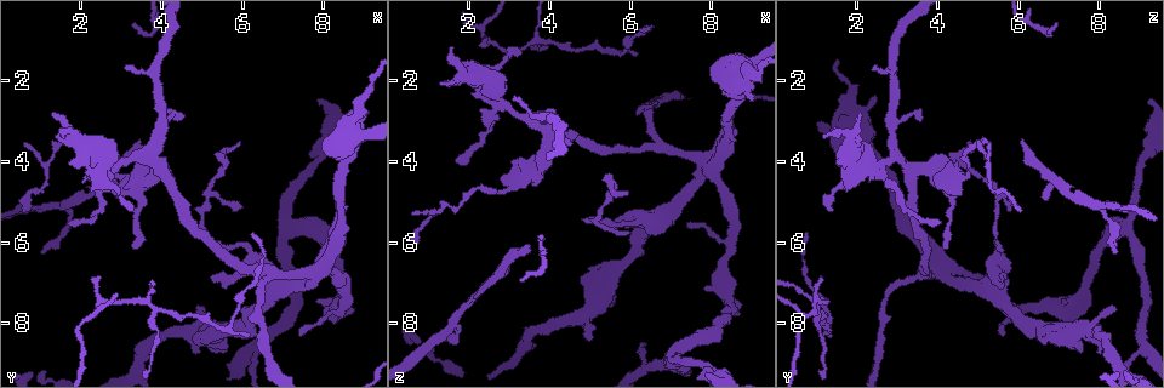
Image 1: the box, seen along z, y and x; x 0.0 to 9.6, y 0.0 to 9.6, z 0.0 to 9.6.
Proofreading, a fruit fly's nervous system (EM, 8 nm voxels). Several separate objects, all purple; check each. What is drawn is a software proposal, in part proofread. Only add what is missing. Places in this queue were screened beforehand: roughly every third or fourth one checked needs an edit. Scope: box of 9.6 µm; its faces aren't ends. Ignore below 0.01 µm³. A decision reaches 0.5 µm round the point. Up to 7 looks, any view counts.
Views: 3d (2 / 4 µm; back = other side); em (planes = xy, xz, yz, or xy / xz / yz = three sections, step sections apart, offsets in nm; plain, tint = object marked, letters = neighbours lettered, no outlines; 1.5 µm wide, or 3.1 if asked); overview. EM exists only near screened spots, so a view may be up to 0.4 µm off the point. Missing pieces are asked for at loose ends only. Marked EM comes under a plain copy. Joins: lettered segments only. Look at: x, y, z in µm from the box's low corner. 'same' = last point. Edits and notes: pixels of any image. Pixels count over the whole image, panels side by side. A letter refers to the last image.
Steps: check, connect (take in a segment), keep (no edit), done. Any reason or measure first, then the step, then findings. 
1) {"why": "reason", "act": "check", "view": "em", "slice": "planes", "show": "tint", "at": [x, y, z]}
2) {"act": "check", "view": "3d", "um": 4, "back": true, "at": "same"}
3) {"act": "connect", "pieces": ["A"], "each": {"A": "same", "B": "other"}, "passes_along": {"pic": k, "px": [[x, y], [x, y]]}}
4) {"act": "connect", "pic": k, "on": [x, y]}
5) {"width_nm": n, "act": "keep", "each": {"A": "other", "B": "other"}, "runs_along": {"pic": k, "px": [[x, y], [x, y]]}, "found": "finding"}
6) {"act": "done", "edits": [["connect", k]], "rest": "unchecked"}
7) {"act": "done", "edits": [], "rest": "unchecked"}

{"why": "thin end", "act": "check", "view": "em", "slice": "xz", "step": 4, "show": "letters", "at": [1.10, 6.25, 8.40]}

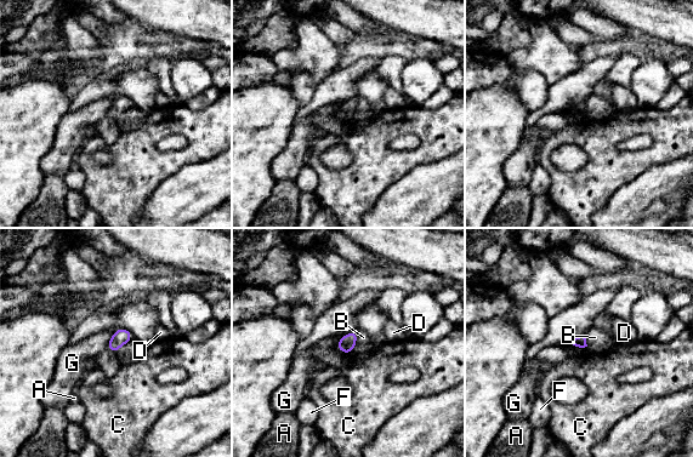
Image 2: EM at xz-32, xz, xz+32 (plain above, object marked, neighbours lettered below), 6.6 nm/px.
{"why": "another direction", "act": "check", "view": "em", "slice": "planes", "show": "letters", "at": "same"}

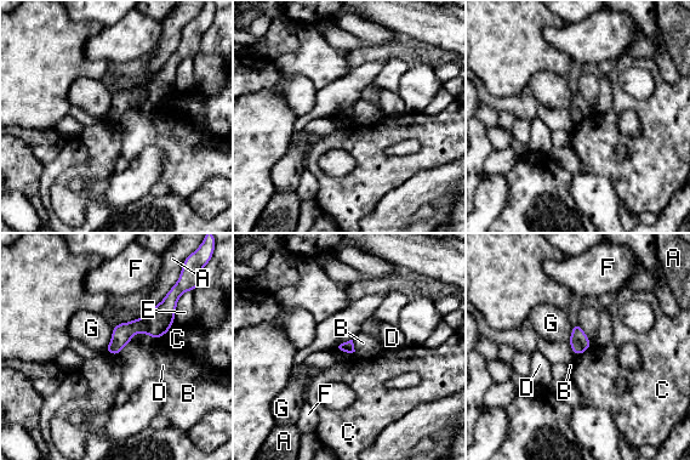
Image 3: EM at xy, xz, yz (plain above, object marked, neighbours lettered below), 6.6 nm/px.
{"longest_contact_nm": ["A", 200], "act": "keep", "each": {"A": "other", "B": "other", "C": "other", "D": "other", "E": "other", "F": "other", "G": "other"}, "border": {"pic": 3, "px": [[174, 322], [155, 340]]}, "found": "no lettered segment goes on from it"}

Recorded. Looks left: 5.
{"why": "an open end", "act": "check", "view": "3d", "um": 2, "at": [3.00, 5.05, 6.60]}

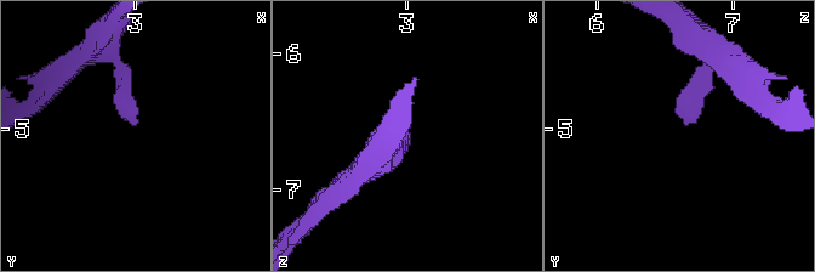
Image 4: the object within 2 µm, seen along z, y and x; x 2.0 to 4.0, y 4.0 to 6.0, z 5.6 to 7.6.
{"act": "check", "view": "em", "slice": "planes", "show": "letters", "at": [3.02, 4.98, 6.64]}

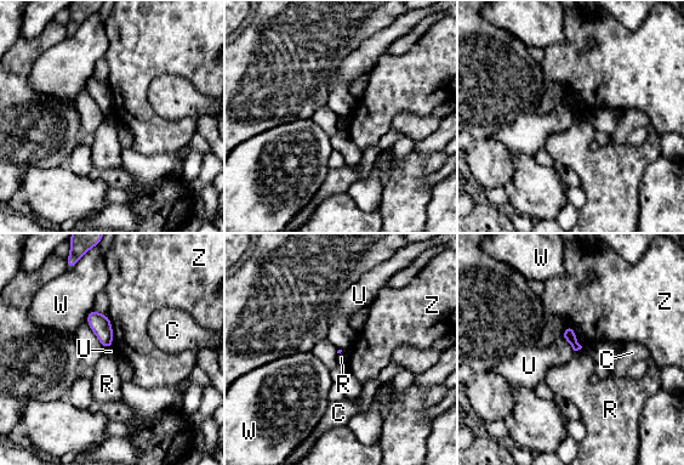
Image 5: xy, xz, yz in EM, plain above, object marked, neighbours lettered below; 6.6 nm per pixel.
{"act": "keep", "each": {"C": "other", "R": "other", "U": "other", "W": "other", "Z": "other"}, "border": {"pic": 5, "px": [[580, 349], [574, 351]]}, "found": "no lettered segment goes on from it"}

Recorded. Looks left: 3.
{"why": "an open end", "act": "check", "view": "em", "um": 3.1, "slice": "planes", "show": "letters", "at": [3.55, 3.40, 6.15]}

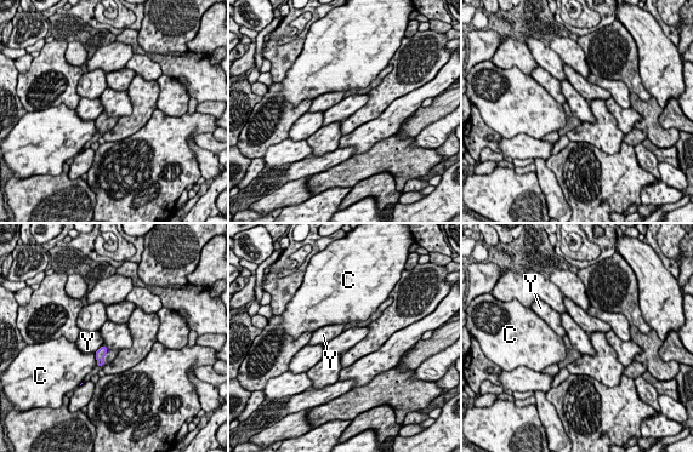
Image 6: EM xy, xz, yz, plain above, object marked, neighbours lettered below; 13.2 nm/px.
{"longest_contact_nm": ["C", 180], "act": "keep", "each": {"C": "other", "Y": "other"}, "found": "no lettered segment goes on from it"}

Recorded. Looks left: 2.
{"act": "done", "edits": [], "rest": "unchecked"}

